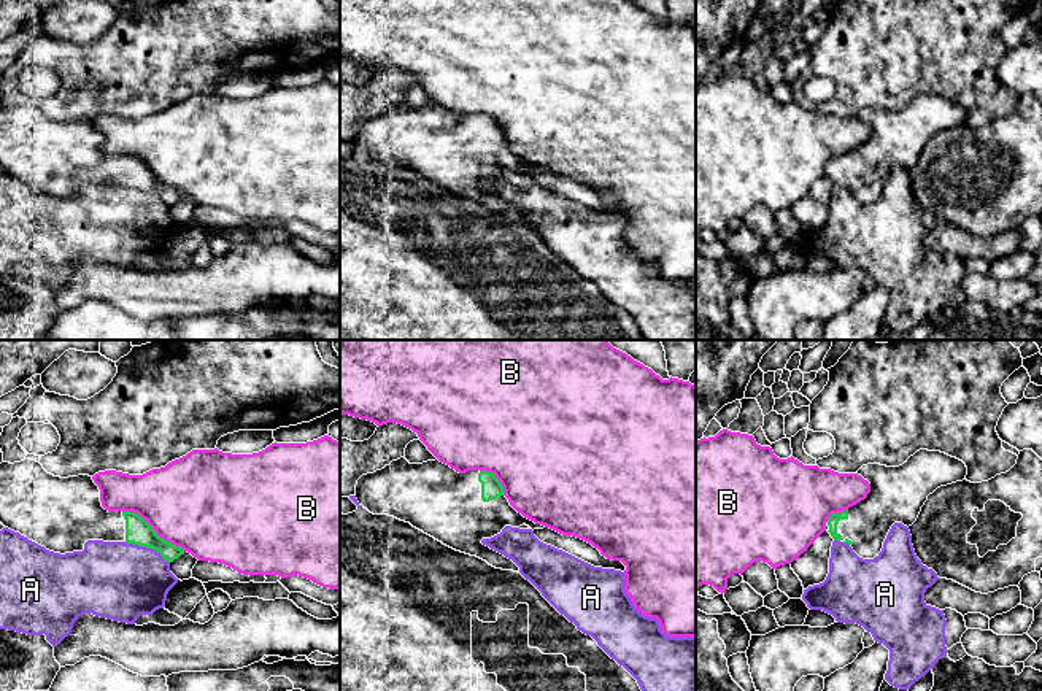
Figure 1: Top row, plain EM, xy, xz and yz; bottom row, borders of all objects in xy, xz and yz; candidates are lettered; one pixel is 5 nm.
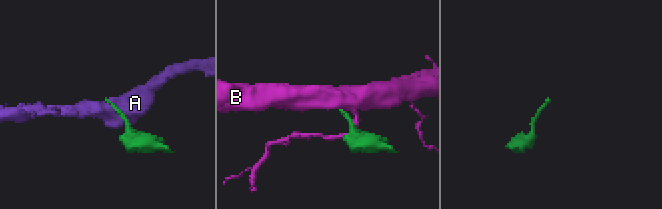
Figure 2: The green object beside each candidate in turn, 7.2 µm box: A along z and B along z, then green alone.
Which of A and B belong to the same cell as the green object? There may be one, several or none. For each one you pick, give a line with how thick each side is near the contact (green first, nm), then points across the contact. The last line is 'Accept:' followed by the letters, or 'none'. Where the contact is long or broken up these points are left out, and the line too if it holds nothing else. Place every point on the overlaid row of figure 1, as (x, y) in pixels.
Accept: none

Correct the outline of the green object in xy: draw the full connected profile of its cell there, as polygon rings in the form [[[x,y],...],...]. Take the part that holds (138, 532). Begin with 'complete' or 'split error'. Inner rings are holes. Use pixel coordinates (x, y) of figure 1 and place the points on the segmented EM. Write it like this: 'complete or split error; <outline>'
split error; [[[32,459],[0,464],[0,523],[60,554],[83,551],[87,540],[125,542],[152,548],[167,562],[184,554],[183,548],[159,537],[138,513],[105,510],[100,502],[100,489],[92,477],[54,477]]]

